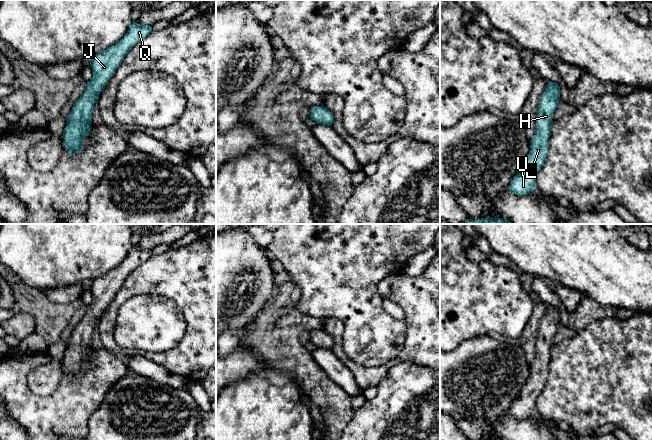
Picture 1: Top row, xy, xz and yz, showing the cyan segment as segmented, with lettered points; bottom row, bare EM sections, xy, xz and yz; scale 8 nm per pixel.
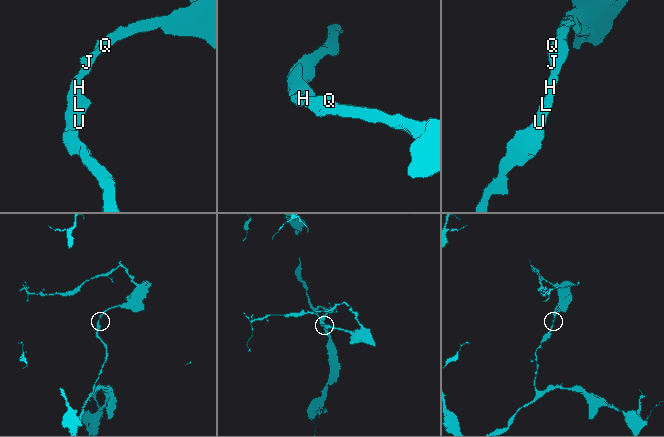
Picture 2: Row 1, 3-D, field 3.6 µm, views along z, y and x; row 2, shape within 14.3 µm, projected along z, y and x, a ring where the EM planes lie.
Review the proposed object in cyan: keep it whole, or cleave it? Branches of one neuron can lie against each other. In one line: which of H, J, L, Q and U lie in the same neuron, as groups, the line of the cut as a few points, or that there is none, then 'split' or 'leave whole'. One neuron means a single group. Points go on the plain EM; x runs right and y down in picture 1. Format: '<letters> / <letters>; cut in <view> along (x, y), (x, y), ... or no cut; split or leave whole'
H J L Q U; no cut; leave whole

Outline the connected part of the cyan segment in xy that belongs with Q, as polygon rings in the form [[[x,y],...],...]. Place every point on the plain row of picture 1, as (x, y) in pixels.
[[[133,245],[120,265],[89,283],[93,301],[87,306],[85,315],[73,329],[63,355],[64,369],[69,378],[84,372],[82,365],[90,358],[91,340],[99,318],[126,278],[151,256],[152,250],[139,249]]]

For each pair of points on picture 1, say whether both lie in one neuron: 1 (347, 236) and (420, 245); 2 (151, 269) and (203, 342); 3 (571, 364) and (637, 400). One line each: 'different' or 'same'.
1: same
2: same
3: same

